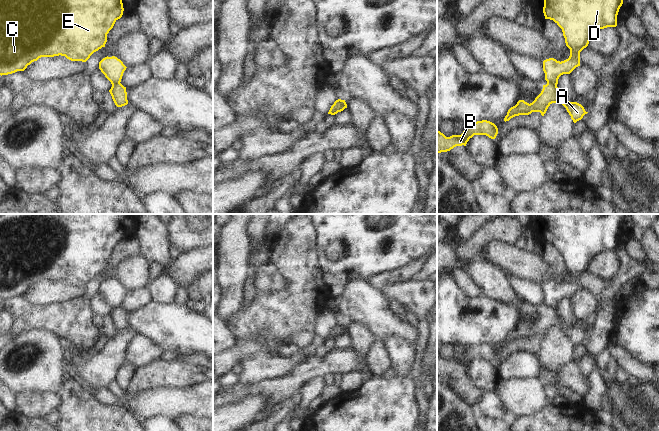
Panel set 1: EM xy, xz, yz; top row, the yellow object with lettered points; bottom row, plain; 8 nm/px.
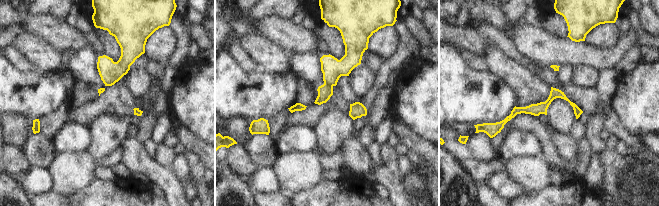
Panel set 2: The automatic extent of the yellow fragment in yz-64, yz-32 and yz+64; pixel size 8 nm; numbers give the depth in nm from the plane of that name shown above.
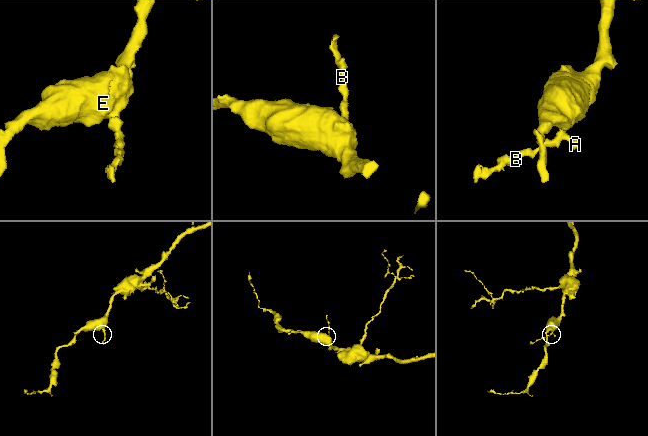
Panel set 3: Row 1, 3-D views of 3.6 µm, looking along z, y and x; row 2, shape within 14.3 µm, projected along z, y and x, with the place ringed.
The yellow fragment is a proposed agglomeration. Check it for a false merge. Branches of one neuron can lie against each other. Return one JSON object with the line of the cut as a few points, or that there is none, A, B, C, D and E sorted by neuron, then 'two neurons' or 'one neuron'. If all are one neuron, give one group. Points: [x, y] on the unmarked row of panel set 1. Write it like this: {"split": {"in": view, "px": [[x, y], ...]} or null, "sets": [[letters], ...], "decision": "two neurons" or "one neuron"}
{"split": {"in": "yz", "px": [[547, 306], [556, 309]]}, "sets": [["A", "B"], ["C", "D", "E"]], "decision": "two neurons"}

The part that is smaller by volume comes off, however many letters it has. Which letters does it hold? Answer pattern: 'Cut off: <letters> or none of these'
Cut off: A, B

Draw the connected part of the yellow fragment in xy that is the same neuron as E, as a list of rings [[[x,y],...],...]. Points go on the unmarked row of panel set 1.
[[[0,214],[0,299],[24,295],[41,281],[65,280],[71,285],[86,286],[90,280],[105,271],[107,258],[123,239],[122,219],[128,214]]]

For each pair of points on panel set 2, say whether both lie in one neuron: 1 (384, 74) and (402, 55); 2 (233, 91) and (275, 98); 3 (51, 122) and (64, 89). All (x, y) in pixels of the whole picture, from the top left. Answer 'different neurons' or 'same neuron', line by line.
1: same neuron
2: same neuron
3: different neurons

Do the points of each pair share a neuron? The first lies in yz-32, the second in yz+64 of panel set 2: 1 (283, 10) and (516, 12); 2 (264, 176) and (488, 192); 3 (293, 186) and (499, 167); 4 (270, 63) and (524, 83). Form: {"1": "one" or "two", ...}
{"1": "one", "2": "two", "3": "two", "4": "one"}

